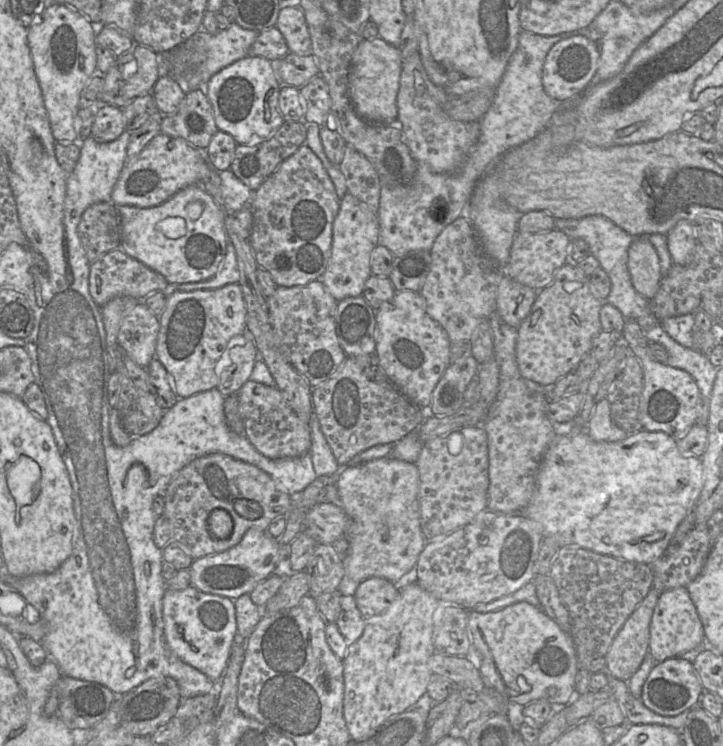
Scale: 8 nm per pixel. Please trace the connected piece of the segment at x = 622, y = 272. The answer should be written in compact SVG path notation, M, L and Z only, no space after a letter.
M589 215L579 219L555 218L555 229L564 232L571 240L584 240L594 256L600 263L611 281L611 290L605 302L617 308L627 319L634 319L645 331L661 325L661 321L653 314L649 300L639 294L631 281L628 270L628 249L634 237L600 215Z

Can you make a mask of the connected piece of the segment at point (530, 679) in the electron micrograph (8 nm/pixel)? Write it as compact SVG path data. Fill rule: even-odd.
M516 602L486 613L469 609L467 623L471 645L480 657L478 670L483 676L483 682L492 685L508 701L524 706L531 701L544 699L552 704L554 711L555 706L564 706L573 699L579 661L571 633L562 631L541 607L527 602Z

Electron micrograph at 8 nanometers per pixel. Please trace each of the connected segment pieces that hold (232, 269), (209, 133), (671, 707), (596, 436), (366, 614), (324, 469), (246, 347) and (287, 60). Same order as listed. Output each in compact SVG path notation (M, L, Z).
M228 242L225 256L214 276L211 278L199 281L189 282L183 284L168 283L167 288L163 291L167 296L175 291L194 291L203 289L217 289L227 284L238 283L239 270L236 259L236 252L234 246Z
M205 89L187 92L178 112L164 115L160 125L160 133L183 138L201 149L207 148L217 131L213 109Z
M676 656L654 665L643 685L641 700L651 711L673 717L698 706L703 692L704 688L691 659L687 656Z
M607 399L597 403L590 420L583 428L595 441L621 441L629 435L612 420L610 403Z
M370 578L360 583L355 591L356 606L364 620L385 613L398 598L400 591L383 578Z
M313 406L310 418L310 427L311 446L309 449L309 455L317 477L336 476L342 466L339 465L334 457L320 429L320 424L314 412Z
M249 330L243 332L246 343L229 349L227 367L219 373L217 389L225 397L236 394L249 380L253 367L259 359L253 335Z
M288 53L285 57L271 62L281 84L301 88L319 76L317 60L313 55L298 56Z

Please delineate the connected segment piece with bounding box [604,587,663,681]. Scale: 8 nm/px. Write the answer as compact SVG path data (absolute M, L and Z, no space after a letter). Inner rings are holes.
M652 587L628 617L604 655L606 669L616 679L627 681L637 671L648 654L650 622L660 594Z

